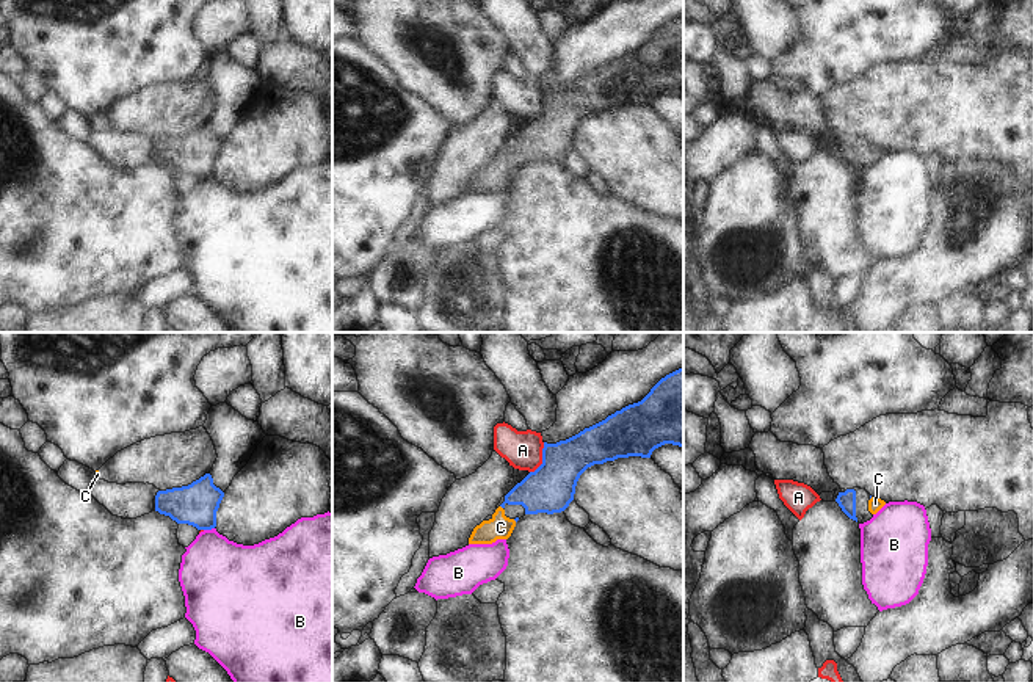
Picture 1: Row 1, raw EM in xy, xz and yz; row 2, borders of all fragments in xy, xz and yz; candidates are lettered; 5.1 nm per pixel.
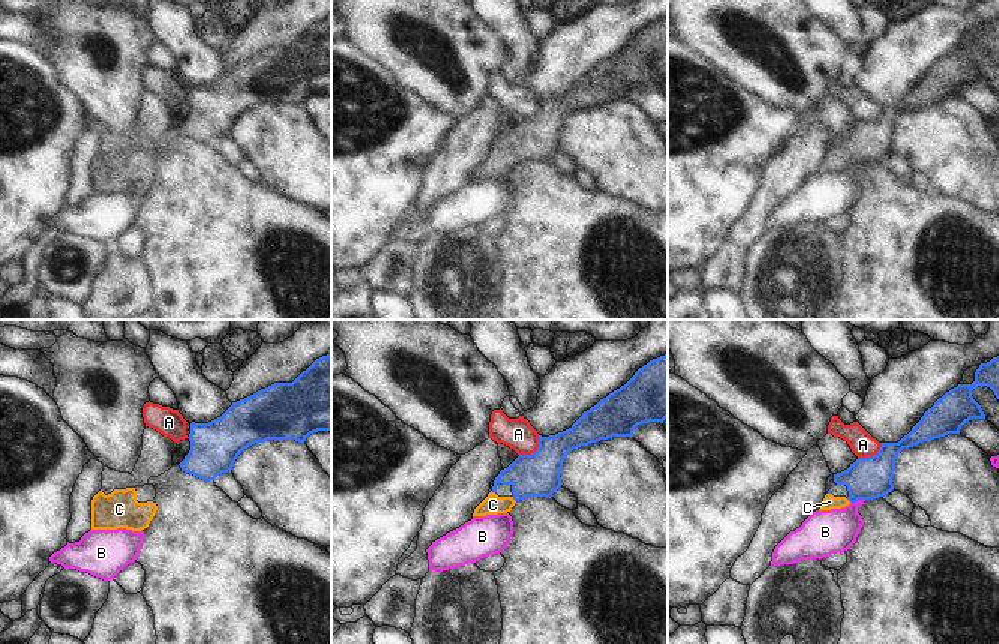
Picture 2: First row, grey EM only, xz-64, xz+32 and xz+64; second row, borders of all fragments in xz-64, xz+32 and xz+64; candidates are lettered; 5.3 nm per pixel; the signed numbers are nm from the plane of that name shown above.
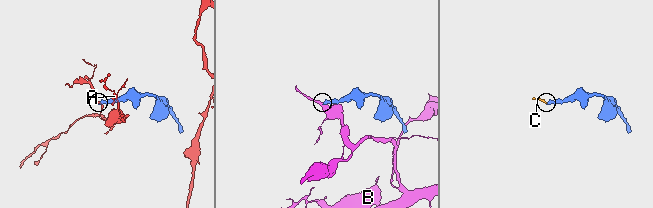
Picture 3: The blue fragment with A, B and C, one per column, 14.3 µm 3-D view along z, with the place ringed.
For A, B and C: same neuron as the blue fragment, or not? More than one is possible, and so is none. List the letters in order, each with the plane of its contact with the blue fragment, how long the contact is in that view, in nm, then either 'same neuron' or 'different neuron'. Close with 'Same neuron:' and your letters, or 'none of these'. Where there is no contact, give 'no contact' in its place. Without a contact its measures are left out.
A: xz | 180 nm | different neuron
B: xy | 60 nm | different neuron
C: no contact | same neuron
Same neuron: C

